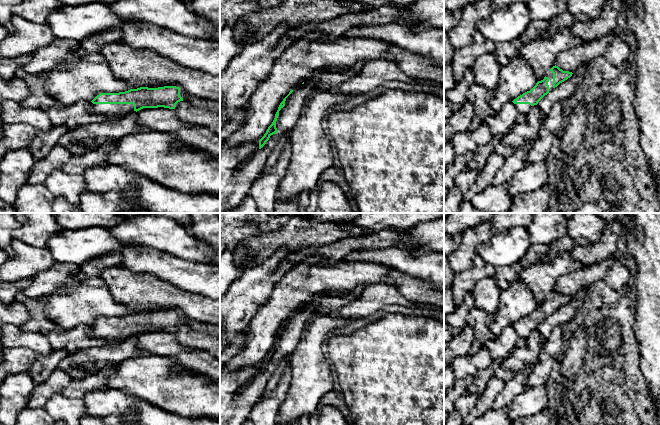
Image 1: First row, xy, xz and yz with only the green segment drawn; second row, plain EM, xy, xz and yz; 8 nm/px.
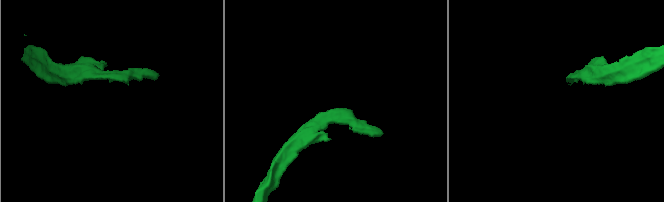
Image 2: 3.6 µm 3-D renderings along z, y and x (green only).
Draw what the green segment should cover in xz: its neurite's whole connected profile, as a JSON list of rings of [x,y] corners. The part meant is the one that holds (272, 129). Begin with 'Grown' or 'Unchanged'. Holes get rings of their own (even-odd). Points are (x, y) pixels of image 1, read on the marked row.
Unchanged. [[[291,90],[289,92],[289,94],[283,99],[283,101],[280,103],[279,107],[278,107],[278,110],[275,114],[275,118],[272,122],[272,124],[268,127],[266,133],[264,134],[264,136],[259,140],[259,149],[261,149],[265,144],[266,142],[269,140],[270,136],[277,133],[277,128],[276,128],[276,121],[277,121],[277,118],[279,116],[279,111],[285,106],[285,101],[286,101],[286,98],[293,92],[293,90]]]

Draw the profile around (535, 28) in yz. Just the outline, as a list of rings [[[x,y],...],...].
[[[531,20],[527,29],[517,39],[510,42],[498,42],[495,46],[494,55],[501,66],[505,66],[515,58],[523,44],[540,37],[540,34],[548,28],[547,21]]]

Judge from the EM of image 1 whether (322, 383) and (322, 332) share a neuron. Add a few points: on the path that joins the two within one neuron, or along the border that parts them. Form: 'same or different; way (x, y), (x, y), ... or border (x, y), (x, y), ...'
same; way (317, 370), (317, 345)

